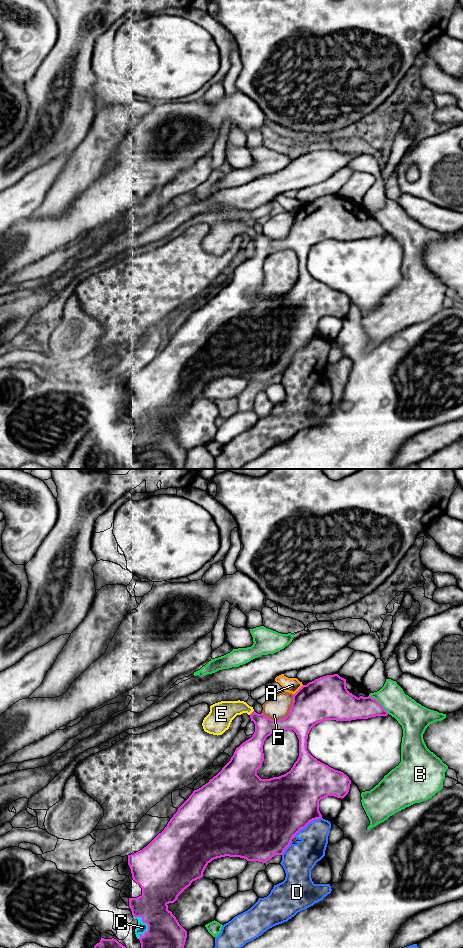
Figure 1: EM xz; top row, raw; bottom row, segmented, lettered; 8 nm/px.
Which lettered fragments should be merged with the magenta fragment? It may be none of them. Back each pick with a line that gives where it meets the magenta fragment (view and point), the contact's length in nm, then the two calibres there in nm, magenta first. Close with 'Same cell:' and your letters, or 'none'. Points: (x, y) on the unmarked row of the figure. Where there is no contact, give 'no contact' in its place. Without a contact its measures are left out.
C: contact xz (146, 443); length 190 nm; calibres 360 and 80 nm
E: contact xz (252, 232); length 50 nm; calibres 160 and 200 nm
Same cell: C, E

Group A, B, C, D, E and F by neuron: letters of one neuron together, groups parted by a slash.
A / B / C E / D / F

